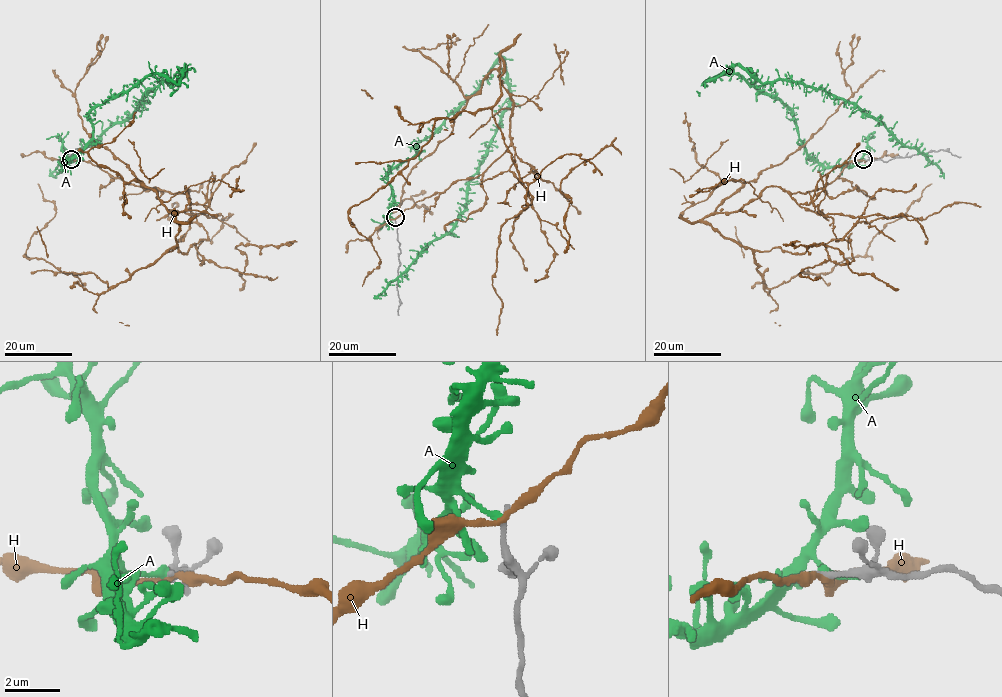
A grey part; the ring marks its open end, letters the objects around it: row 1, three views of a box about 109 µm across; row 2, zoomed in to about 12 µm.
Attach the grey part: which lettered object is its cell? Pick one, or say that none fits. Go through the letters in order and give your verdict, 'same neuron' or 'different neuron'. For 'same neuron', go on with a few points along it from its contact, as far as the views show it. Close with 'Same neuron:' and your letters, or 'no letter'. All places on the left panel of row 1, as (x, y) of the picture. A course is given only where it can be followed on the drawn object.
A: different neuron
H: different neuron
Same neuron: no letter

